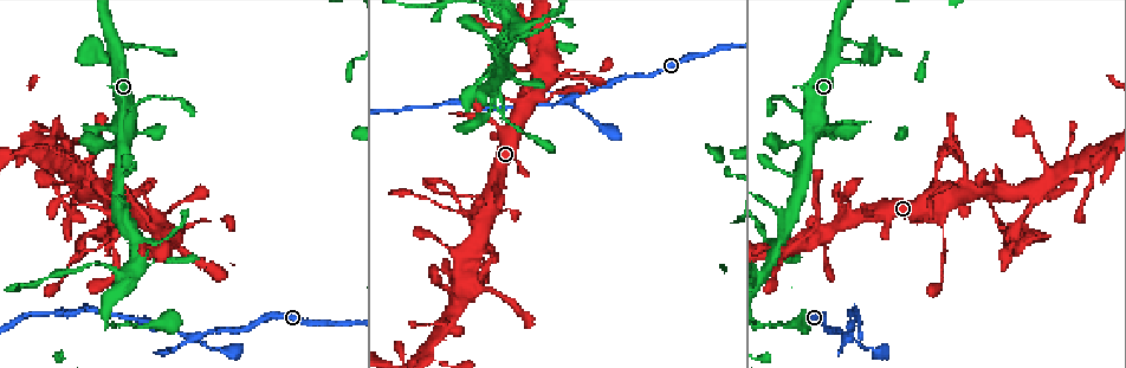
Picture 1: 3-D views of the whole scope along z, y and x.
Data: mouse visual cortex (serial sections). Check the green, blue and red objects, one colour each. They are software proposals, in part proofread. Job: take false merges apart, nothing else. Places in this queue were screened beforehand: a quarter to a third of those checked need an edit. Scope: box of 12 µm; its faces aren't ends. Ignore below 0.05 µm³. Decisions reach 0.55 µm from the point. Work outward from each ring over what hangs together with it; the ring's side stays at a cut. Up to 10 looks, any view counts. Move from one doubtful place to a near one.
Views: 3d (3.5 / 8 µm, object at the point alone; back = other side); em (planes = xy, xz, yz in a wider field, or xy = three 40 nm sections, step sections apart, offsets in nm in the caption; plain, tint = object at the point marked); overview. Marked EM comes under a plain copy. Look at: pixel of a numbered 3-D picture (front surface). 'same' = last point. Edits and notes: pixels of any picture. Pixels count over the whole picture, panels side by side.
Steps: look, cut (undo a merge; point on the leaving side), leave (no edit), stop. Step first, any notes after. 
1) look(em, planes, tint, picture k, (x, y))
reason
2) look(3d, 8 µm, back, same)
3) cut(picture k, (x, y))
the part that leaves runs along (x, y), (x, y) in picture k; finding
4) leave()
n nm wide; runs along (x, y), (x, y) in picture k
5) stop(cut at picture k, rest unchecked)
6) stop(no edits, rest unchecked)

look(3d, 3.5 µm, picture 1, (141, 219))
thin arm on a thick one

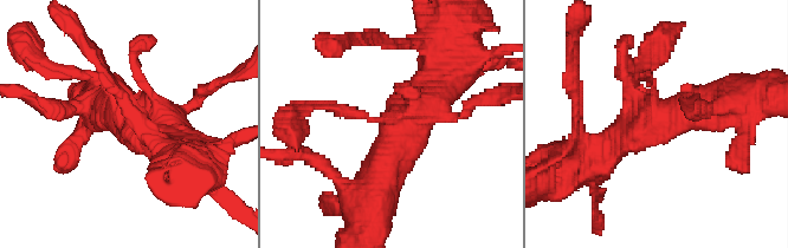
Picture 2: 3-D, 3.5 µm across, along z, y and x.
look(em, xy, step 3, tint, picture 2, (661, 114))

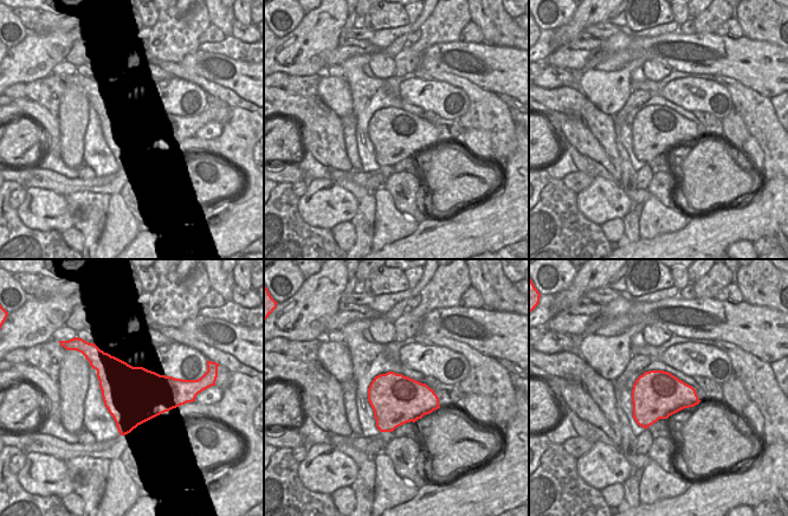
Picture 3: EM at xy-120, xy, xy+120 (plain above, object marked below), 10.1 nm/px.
leave()
runs along (376, 196), (438, 72) in picture 2; one cell here

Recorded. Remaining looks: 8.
look(3d, 3.5 µm, picture 1, (518, 30))
three arms meet

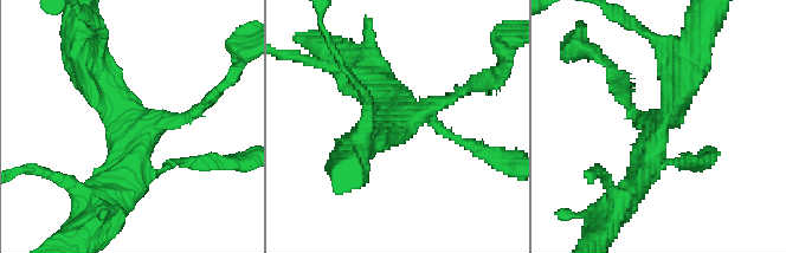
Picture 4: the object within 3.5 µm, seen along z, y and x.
look(em, xy, step 5, tint, picture 4, (666, 121))
3 arms; arms of 150, 400, 400 nm; shape alone is not enough

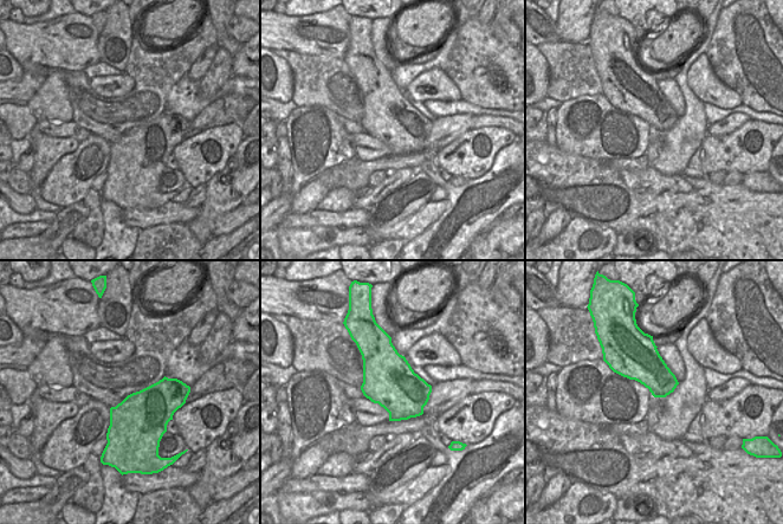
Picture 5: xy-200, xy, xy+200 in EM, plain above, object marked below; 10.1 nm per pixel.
leave()
550 nm wide; runs along (689, 63), (674, 110), (631, 190) in picture 4; continuous, no second cell

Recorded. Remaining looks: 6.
look(3d, 8 µm, picture 1, (850, 340))
thin neck

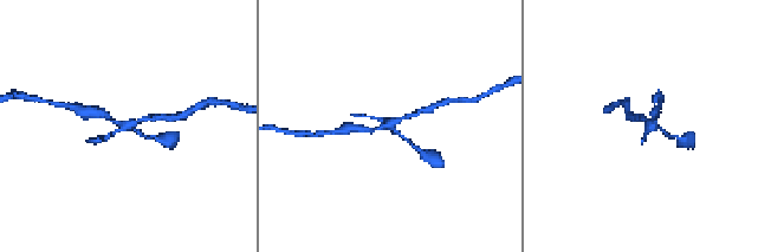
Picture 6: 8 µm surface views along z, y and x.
look(em, planes, tint, picture 6, (391, 123))
need the tissue

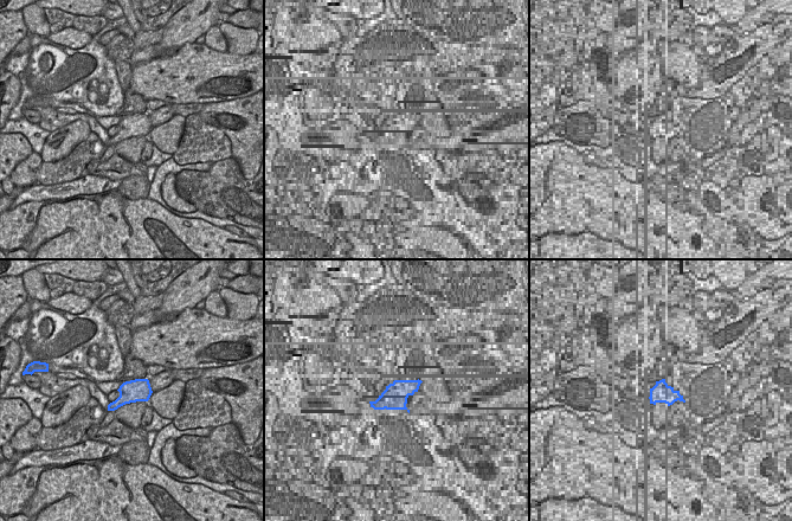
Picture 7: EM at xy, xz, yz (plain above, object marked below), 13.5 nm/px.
cut(picture 6, (99, 139))
320 nm wide; two cells meet here

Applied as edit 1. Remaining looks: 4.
look(3d, 3.5 µm, picture 1, (1006, 231))
narrows sharply

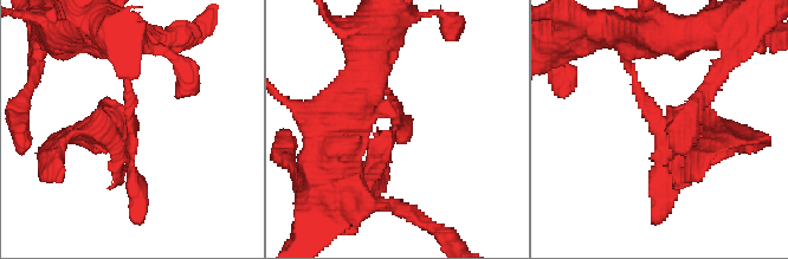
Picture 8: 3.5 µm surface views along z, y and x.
look(em, planes, tint, picture 8, (659, 122))

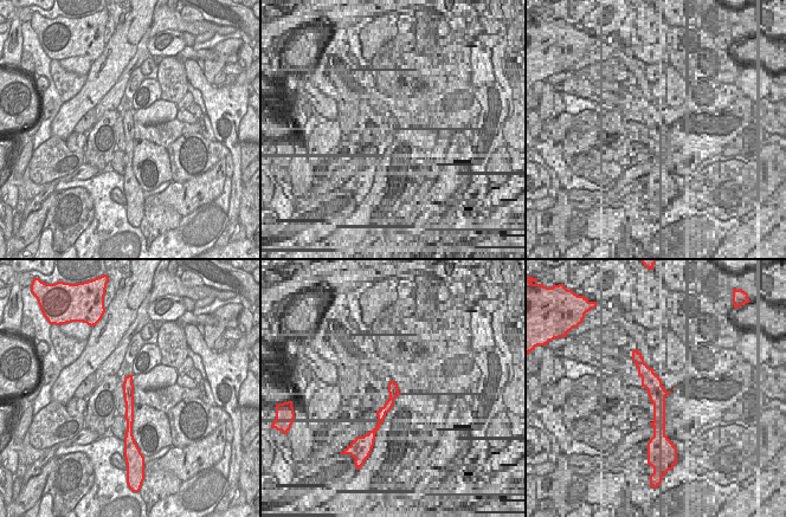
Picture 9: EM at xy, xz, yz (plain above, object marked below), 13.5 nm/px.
leave()
all the same cell

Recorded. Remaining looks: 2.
stop(cut at picture 6, rest unchecked)

